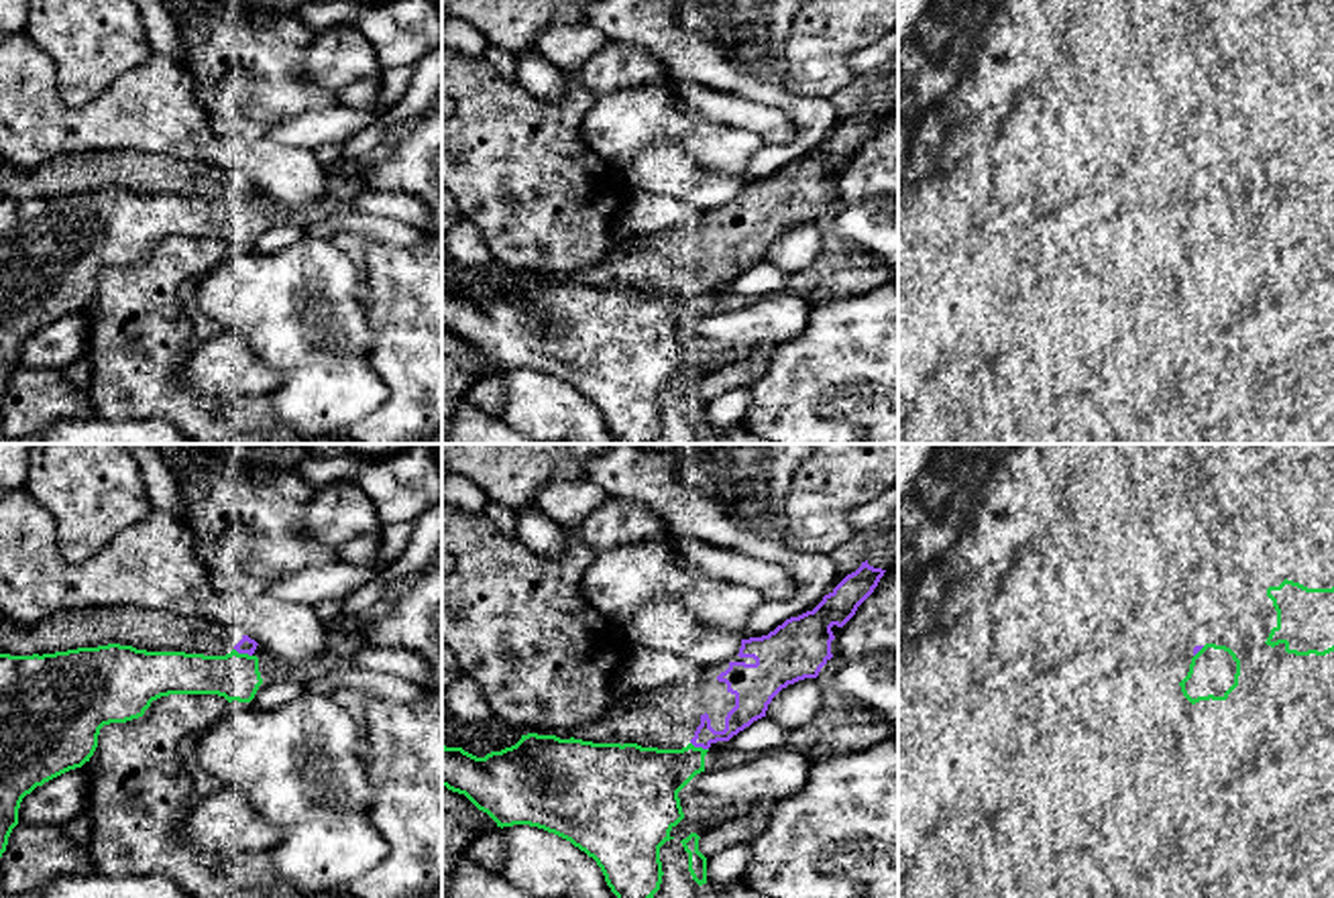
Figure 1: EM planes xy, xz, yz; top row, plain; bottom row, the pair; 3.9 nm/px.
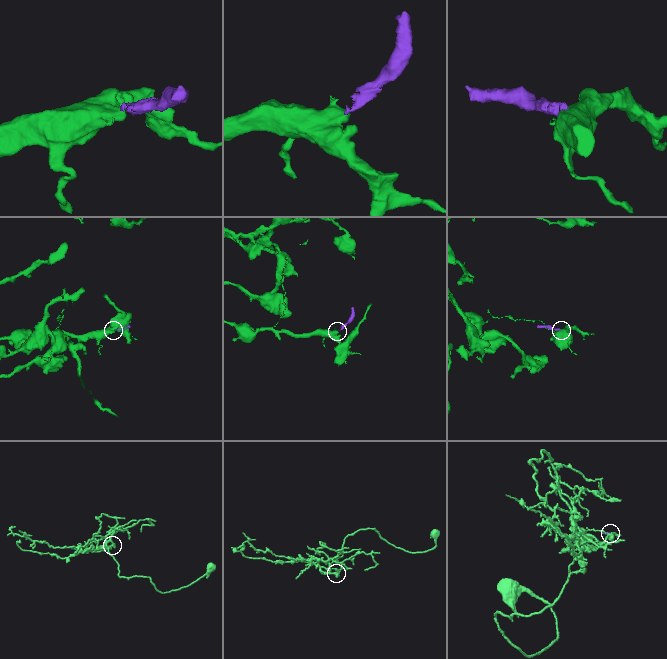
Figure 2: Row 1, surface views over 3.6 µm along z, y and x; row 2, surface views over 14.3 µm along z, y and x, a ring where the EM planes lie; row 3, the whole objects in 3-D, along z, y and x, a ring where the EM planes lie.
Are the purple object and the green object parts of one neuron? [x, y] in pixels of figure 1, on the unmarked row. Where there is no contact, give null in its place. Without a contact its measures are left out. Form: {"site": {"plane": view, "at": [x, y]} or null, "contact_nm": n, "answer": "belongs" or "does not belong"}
{"site": {"plane": "xy", "at": [243, 196]}, "contact_nm": 80, "answer": "does not belong"}

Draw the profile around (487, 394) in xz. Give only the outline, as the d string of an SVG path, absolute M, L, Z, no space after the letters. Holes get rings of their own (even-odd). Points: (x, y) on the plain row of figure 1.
M501 371L481 377L466 393L466 403L491 417L503 411L503 377Z

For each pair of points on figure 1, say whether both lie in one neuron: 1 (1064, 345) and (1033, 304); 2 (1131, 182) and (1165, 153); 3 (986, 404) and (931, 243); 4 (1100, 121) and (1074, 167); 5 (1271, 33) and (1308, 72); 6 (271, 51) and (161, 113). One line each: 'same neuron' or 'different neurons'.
1: same neuron
2: same neuron
3: different neurons
4: same neuron
5: same neuron
6: different neurons

